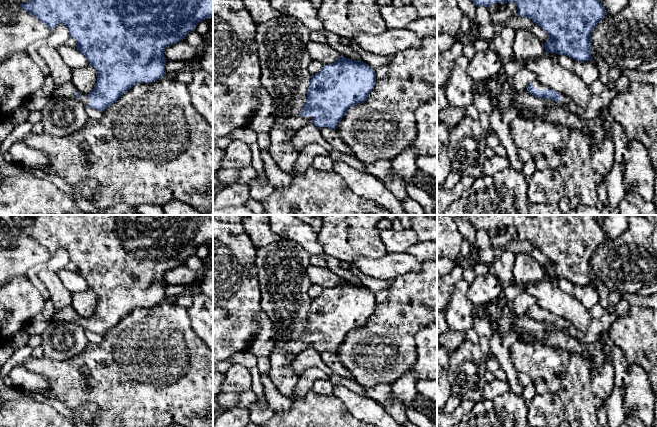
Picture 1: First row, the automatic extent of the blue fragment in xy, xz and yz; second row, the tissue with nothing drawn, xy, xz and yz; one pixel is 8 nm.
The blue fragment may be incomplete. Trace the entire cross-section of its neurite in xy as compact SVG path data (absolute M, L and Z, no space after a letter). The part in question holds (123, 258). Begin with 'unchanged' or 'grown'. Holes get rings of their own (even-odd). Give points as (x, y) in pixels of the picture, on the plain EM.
grown | M26 215L25 218L31 218L33 223L20 230L51 254L64 248L70 261L77 265L76 272L98 297L96 310L89 318L80 317L69 305L56 310L52 321L75 322L101 336L136 308L152 307L166 300L165 273L184 264L200 246L213 241L213 215Z

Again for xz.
grown | M341 281L334 287L324 289L323 293L310 304L307 323L299 339L276 341L270 354L270 378L276 389L290 401L295 401L295 388L299 377L291 370L295 357L312 346L318 352L328 351L336 354L338 347L349 332L364 327L376 306L375 294L362 285Z

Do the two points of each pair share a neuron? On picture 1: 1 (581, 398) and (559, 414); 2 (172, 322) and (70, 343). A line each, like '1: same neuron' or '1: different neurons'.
1: different neurons
2: different neurons

